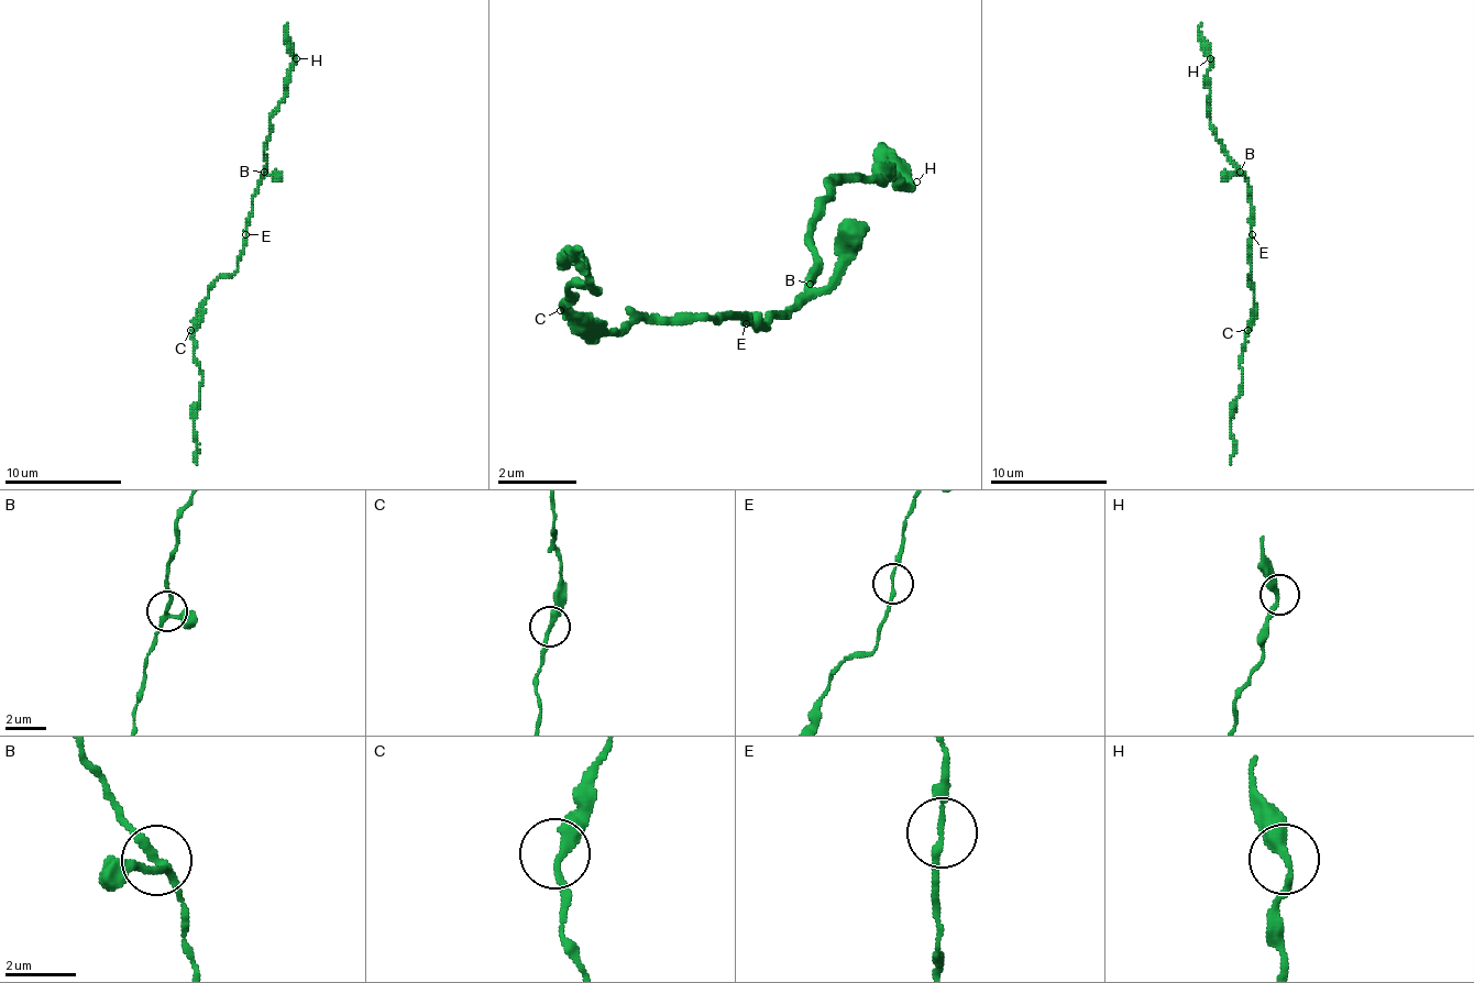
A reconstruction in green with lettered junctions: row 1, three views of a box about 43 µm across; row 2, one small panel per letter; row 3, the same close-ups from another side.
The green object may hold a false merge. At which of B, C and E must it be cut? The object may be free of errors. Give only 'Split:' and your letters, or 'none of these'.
Split: none of these

